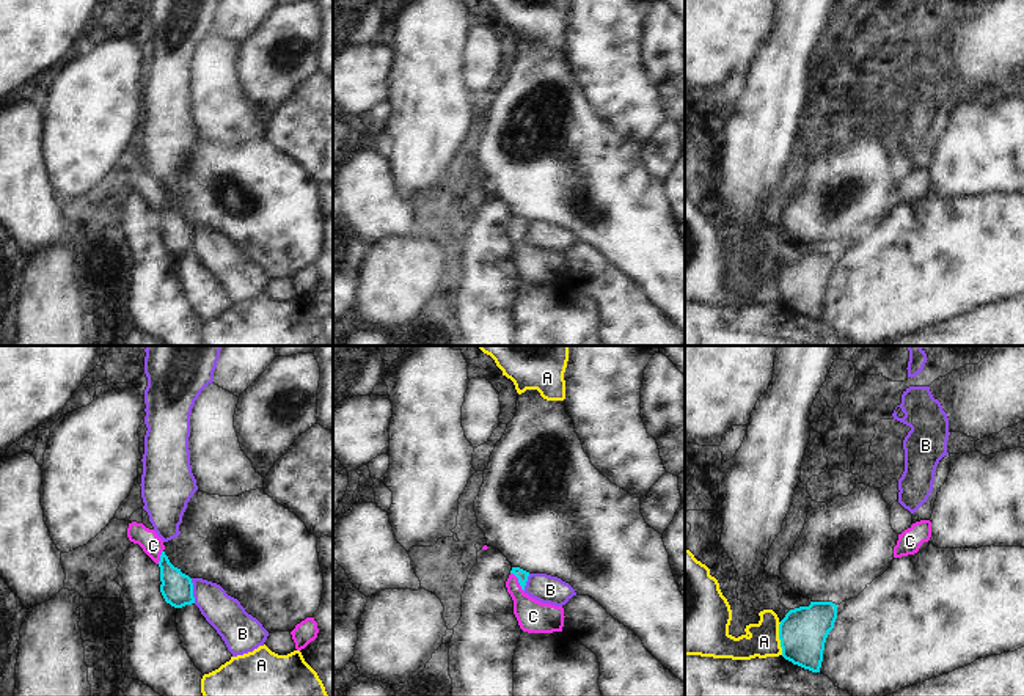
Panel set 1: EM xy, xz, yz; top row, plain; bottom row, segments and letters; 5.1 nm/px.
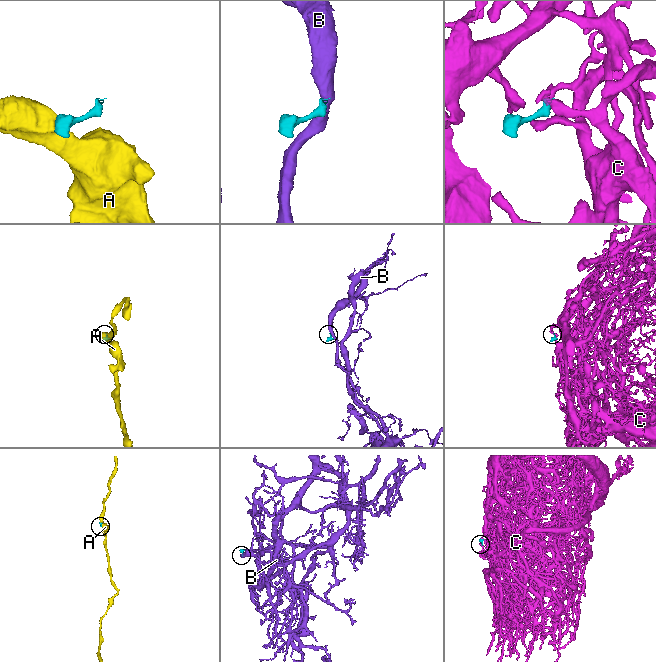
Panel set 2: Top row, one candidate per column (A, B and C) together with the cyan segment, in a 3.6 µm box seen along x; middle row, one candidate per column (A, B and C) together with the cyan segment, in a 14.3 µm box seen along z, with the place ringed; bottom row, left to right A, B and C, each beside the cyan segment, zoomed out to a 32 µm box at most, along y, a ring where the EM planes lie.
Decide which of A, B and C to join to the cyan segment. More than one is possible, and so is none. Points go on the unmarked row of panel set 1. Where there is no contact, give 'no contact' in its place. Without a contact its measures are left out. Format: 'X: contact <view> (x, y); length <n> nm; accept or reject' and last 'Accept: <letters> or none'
A: contact yz (779, 286); length 170 nm; reject
B: contact xy (192, 239); length 130 nm; reject
C: contact xz (519, 230); length 120 nm; accept
Accept: C

